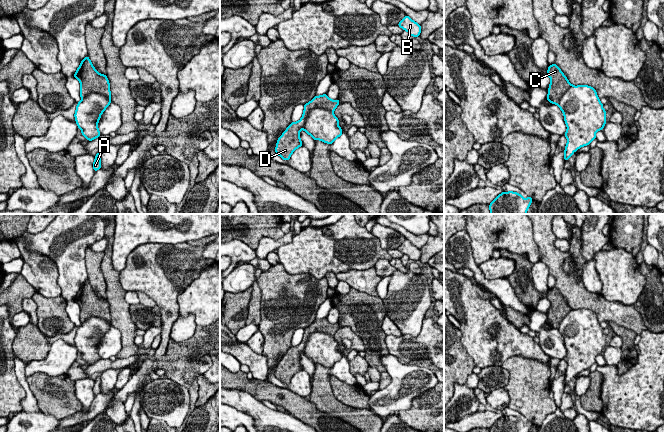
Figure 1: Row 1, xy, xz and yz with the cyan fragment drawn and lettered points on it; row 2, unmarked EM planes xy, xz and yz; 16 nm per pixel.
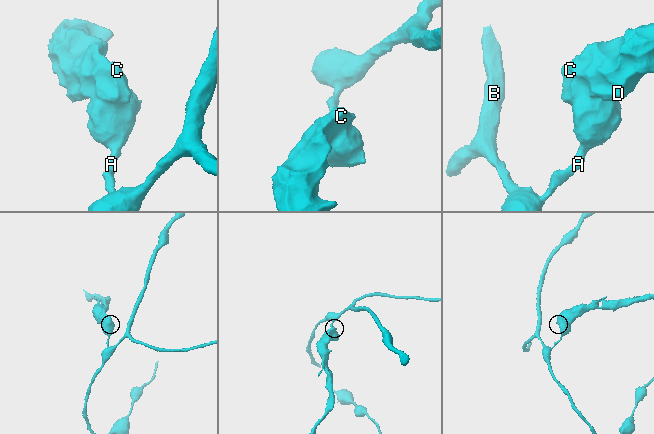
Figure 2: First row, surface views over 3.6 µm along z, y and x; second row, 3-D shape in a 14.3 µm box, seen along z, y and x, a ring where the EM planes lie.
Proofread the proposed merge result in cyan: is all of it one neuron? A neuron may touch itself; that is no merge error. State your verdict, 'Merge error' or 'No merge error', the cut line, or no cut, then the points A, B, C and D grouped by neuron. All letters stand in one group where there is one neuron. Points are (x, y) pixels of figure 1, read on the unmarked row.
Merge error. Split along xz (332, 335), (313, 332), (308, 337), (303, 353). Groups: A B / C D

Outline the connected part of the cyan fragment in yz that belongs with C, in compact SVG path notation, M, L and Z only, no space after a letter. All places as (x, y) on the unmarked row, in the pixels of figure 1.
M556 288L549 289L547 299L551 303L546 323L552 328L559 328L563 318L572 310Z

